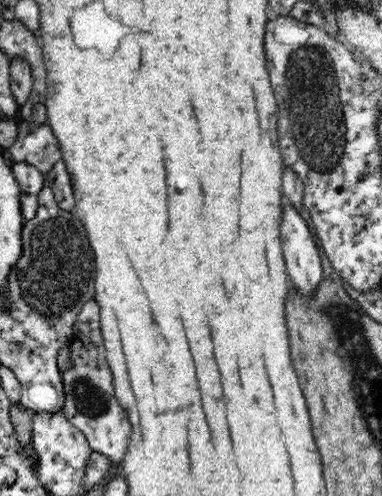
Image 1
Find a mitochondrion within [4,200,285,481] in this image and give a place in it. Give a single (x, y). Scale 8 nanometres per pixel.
(56, 272)

